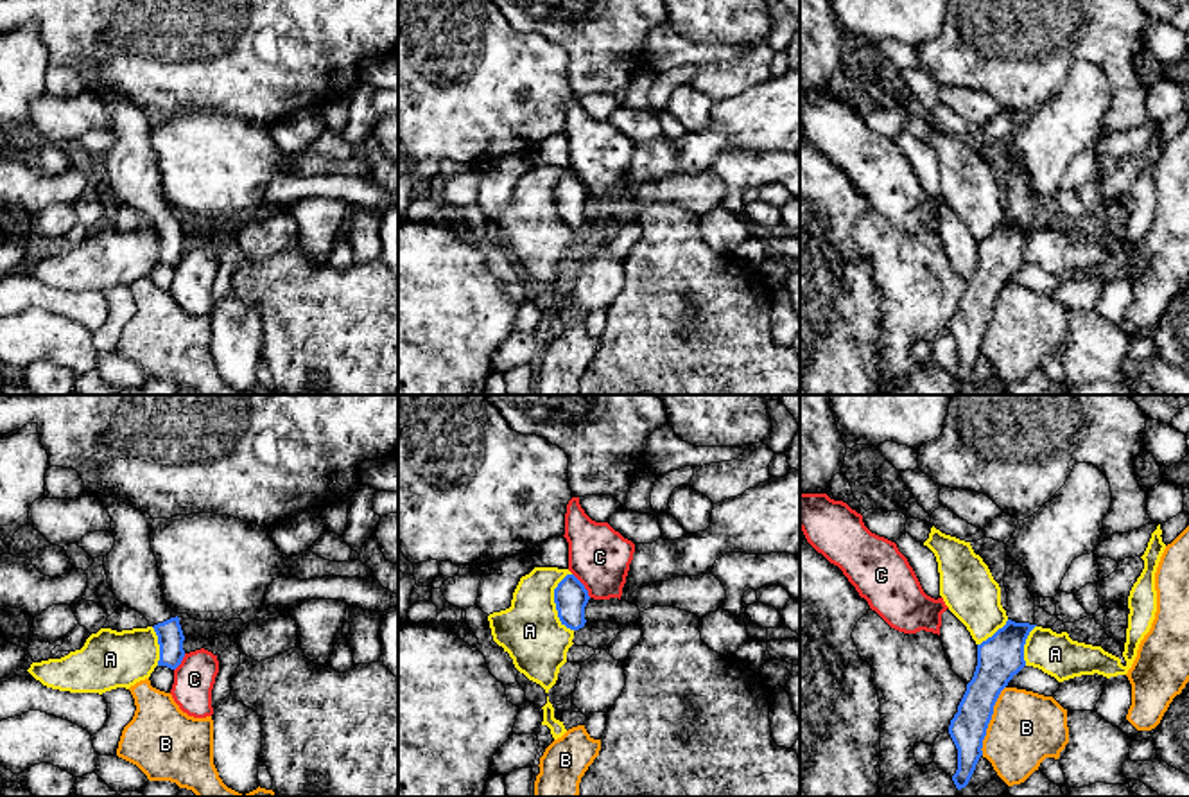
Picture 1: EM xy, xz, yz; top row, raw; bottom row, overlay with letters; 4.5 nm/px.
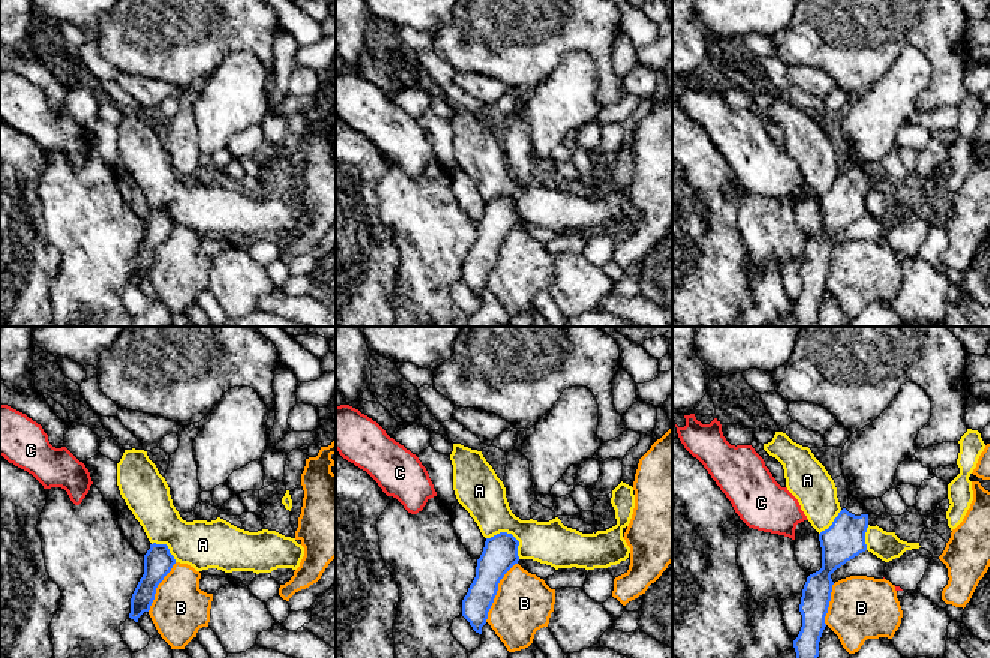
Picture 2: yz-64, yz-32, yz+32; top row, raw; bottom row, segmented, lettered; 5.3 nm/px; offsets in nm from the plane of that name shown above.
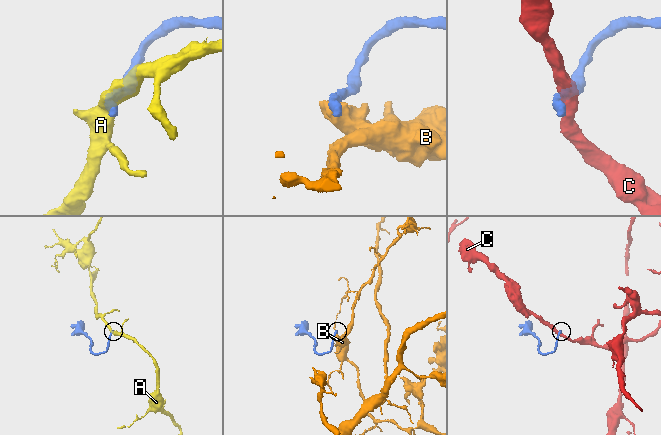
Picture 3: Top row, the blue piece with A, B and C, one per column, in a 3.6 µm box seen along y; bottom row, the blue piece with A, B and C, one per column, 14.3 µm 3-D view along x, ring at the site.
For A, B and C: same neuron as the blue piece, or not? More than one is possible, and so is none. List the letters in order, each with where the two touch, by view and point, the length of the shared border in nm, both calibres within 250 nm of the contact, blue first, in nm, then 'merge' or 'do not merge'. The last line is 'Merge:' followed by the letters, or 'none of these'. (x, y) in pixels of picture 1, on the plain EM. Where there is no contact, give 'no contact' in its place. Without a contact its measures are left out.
A: meets blue in xz at (555, 200); contact 260 nm long; 150 nm thick on the blue side, 280 nm on the other; do not merge
B: meets blue in yz at (990, 316); contact 320 nm long; 180 nm thick on the blue side, 320 nm on the other; do not merge
C: meets blue in xz at (583, 183); contact 140 nm long; 150 nm thick on the blue side, 280 nm on the other; do not merge
Merge: none of these

